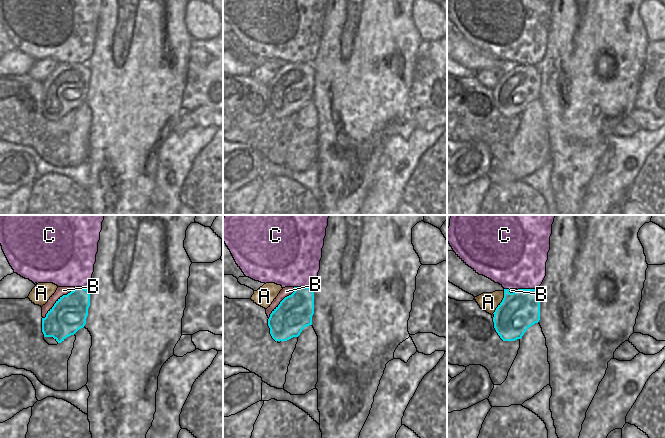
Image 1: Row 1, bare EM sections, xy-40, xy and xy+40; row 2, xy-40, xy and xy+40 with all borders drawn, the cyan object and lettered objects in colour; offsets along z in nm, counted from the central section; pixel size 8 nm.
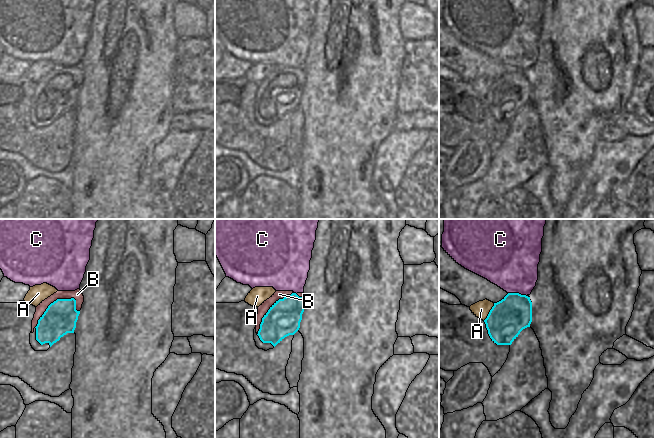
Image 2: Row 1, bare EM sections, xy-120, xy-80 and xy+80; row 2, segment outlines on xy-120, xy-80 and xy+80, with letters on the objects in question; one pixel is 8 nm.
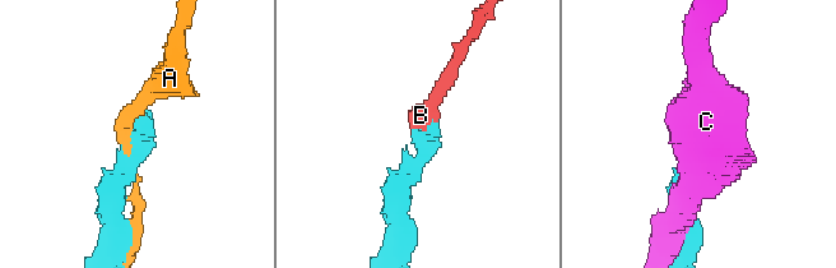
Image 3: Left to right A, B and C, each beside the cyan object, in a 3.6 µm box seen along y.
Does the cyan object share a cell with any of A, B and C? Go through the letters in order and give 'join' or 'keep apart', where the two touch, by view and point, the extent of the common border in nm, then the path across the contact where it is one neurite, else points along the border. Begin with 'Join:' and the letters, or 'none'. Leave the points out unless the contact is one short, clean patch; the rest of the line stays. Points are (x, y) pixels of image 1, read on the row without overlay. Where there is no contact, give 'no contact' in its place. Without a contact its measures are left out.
Join: B
A: keep apart; contact xy+40 (501, 78); length 200 nm
B: join; contact xy-40 (57, 77); length 360 nm
C: keep apart; contact xy+40 (526, 65); length 160 nm

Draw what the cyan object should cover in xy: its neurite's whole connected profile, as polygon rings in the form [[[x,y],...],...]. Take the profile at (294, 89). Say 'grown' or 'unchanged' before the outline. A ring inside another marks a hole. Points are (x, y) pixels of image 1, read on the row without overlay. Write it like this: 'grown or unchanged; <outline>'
grown; [[[285,63],[266,85],[272,114],[287,117],[312,101],[314,68],[309,63]]]

